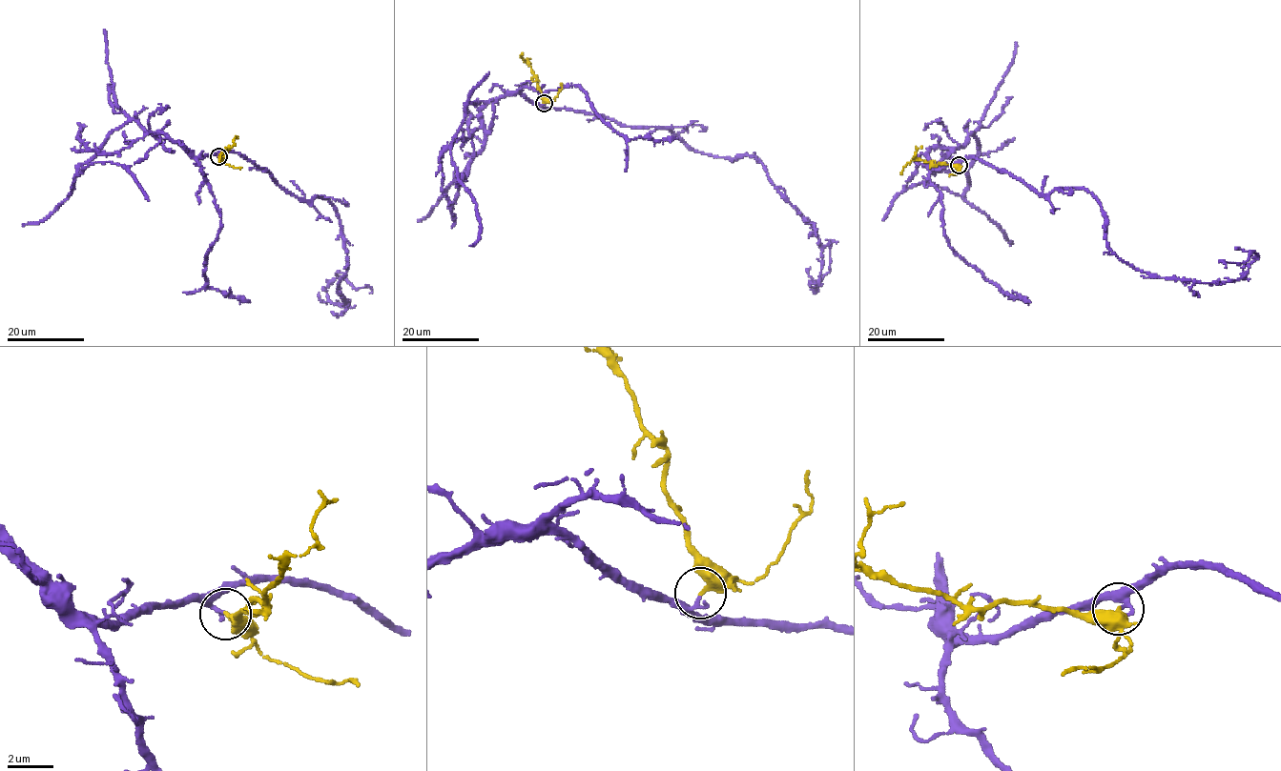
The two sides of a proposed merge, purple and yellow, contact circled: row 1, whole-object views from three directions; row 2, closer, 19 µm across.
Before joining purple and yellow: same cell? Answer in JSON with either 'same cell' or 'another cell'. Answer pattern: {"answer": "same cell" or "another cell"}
{"answer": "same cell"}

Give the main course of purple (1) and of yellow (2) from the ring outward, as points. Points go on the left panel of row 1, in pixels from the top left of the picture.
1: (218, 156), (239, 152), (297, 197), (330, 201), (346, 303), (327, 295), (335, 278), (370, 294)
2: (218, 156), (226, 155), (227, 147), (219, 161)

